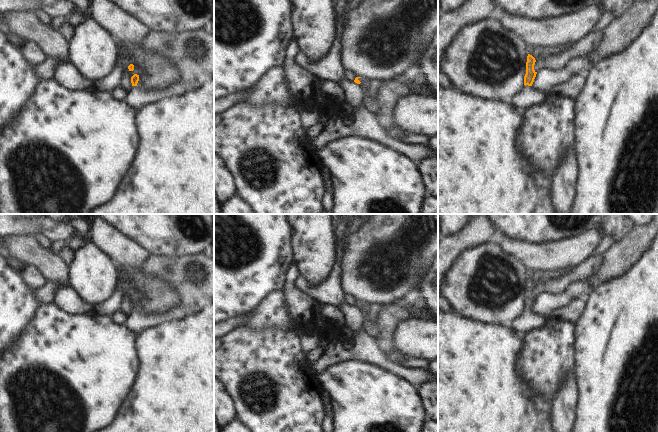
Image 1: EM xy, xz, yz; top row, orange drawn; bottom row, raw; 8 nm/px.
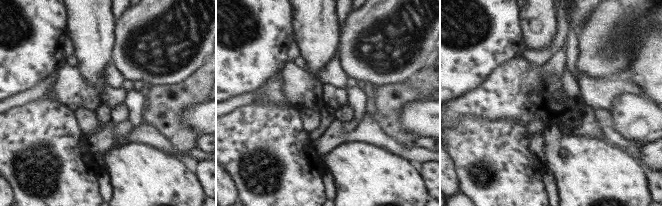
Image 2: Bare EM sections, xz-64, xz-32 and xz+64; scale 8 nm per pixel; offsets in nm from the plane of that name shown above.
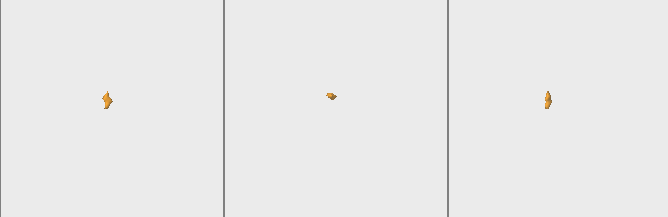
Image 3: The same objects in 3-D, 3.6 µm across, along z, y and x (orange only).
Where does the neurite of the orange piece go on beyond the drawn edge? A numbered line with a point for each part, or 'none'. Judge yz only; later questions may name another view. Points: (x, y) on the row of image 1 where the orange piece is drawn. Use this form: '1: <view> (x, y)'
1: yz (589, 44)
2: yz (529, 97)

